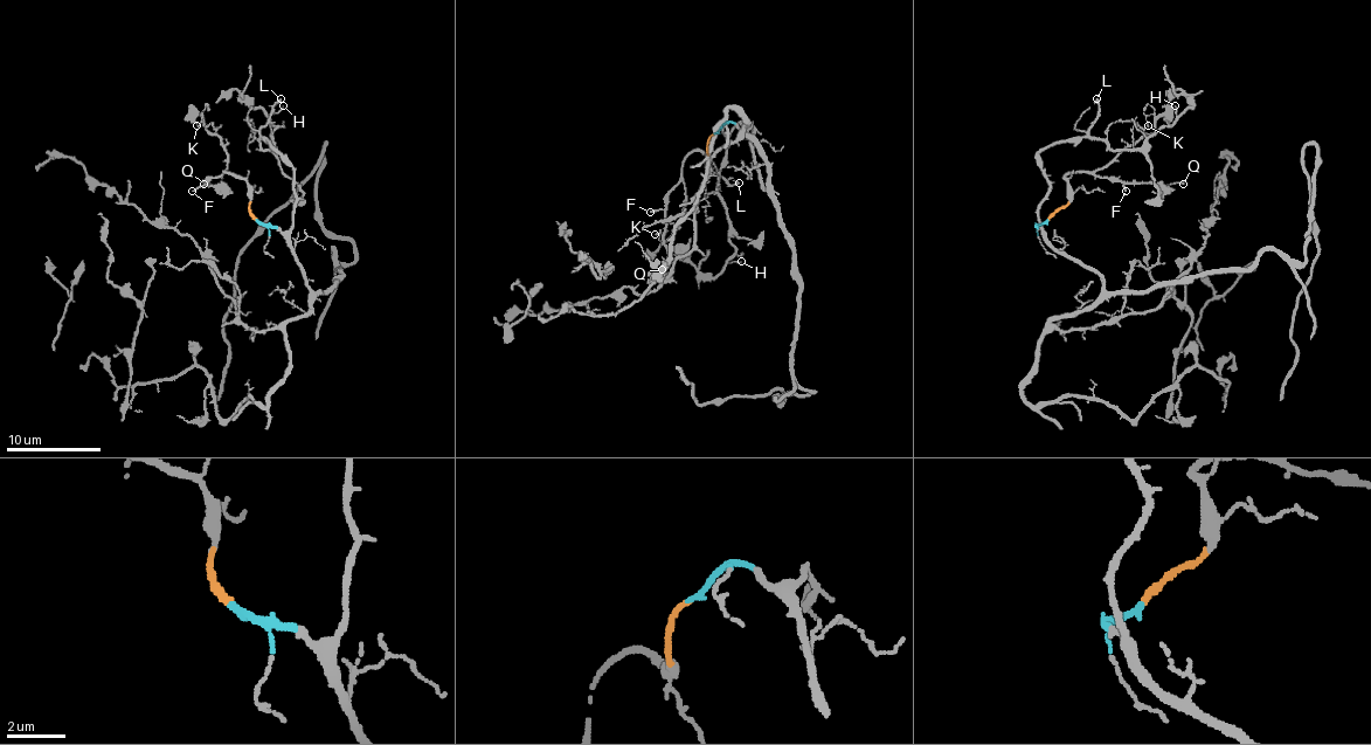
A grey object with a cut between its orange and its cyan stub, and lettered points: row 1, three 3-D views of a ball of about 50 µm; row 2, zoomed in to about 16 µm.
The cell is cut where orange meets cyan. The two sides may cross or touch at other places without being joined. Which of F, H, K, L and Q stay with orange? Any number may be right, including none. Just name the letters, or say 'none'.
F, K, Q

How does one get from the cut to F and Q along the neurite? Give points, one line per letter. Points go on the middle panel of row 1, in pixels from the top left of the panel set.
F: (713, 135), (708, 153), (699, 151), (687, 156), (683, 177), (669, 193), (669, 202), (650, 213)
Q: (713, 135), (708, 153), (694, 151), (683, 163), (683, 177), (671, 188), (664, 243), (669, 257), (662, 269)

